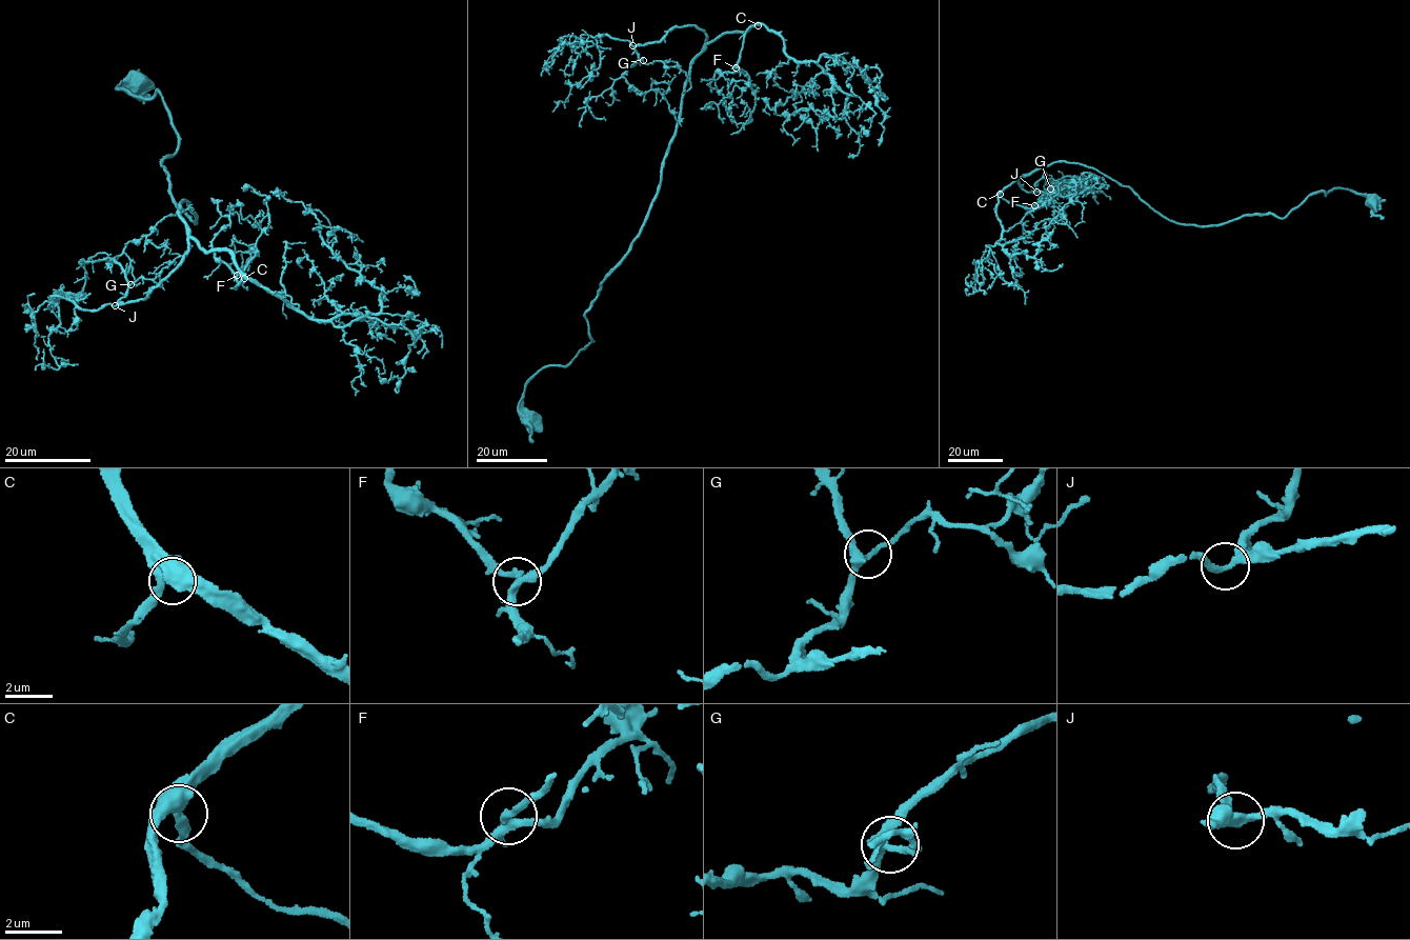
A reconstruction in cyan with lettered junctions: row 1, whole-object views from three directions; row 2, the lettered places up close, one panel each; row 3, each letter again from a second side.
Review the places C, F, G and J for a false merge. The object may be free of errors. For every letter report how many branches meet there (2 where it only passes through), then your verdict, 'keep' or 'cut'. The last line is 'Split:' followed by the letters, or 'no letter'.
C: 3 branches meet; keep
F: 3 branches meet; keep
G: 3 branches meet; keep
J: 3 branches meet; keep
Split: no letter

